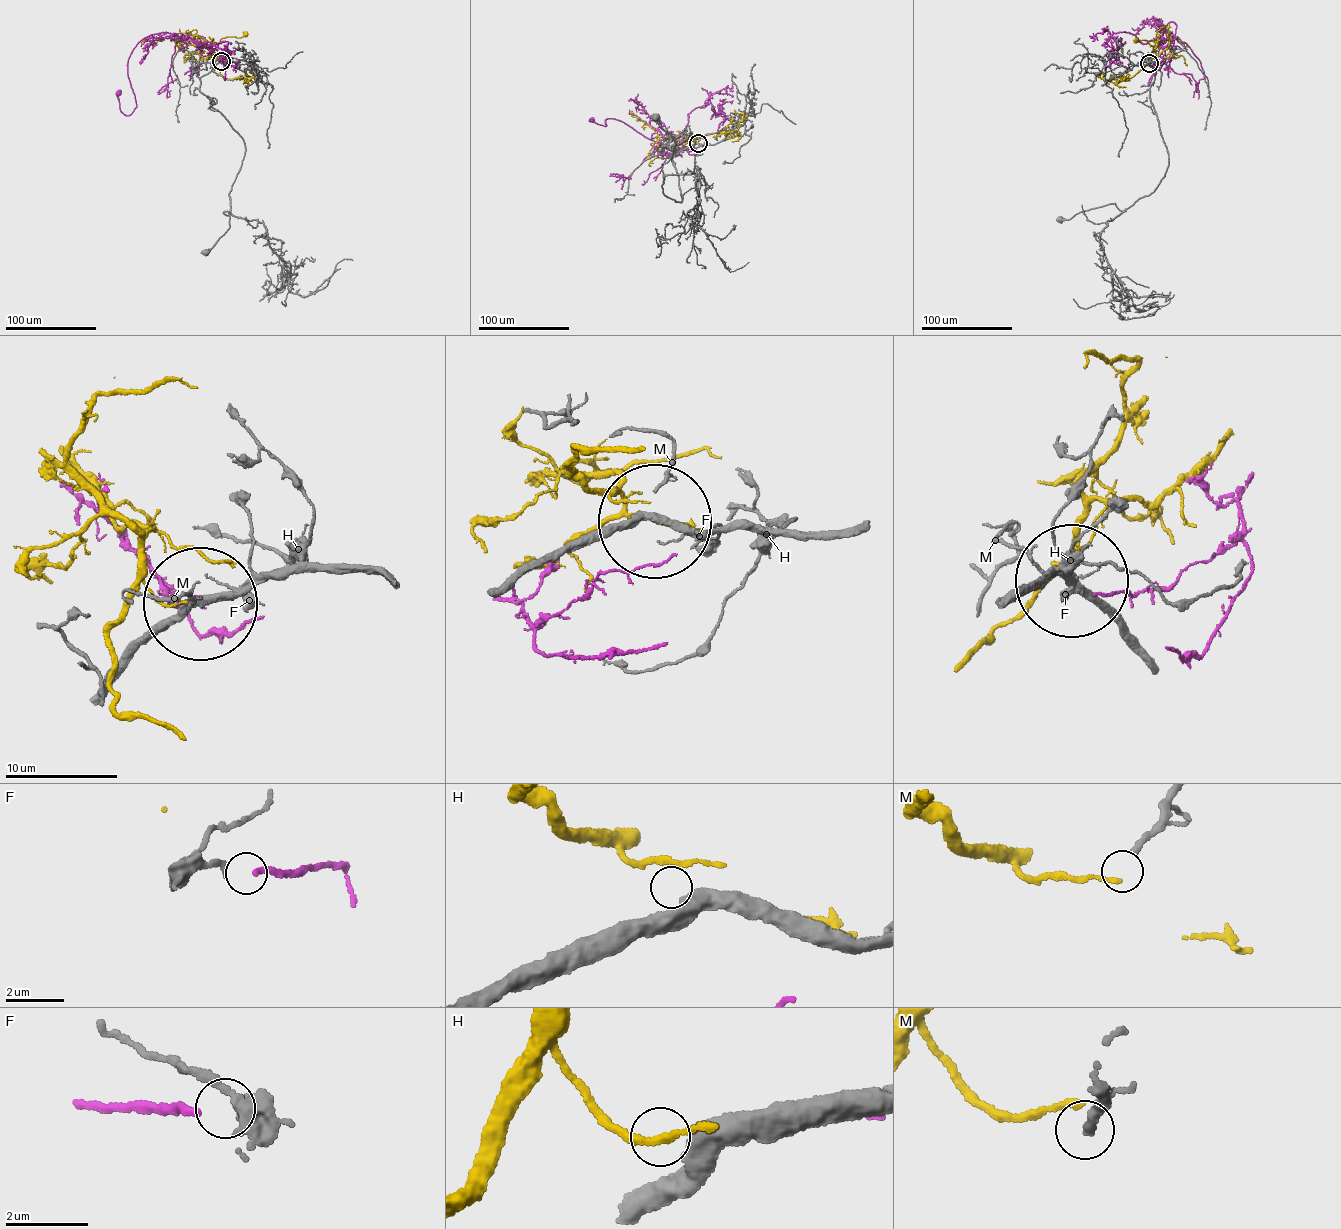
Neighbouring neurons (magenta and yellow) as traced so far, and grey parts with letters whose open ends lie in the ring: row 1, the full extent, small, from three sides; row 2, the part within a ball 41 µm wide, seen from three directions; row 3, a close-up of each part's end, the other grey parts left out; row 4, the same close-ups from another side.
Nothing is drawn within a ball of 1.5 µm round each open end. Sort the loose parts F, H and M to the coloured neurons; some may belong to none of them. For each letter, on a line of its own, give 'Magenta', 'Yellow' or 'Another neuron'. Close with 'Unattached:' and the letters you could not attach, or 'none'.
F: Magenta
H: Another neuron
M: Another neuron
Unattached: H, M

